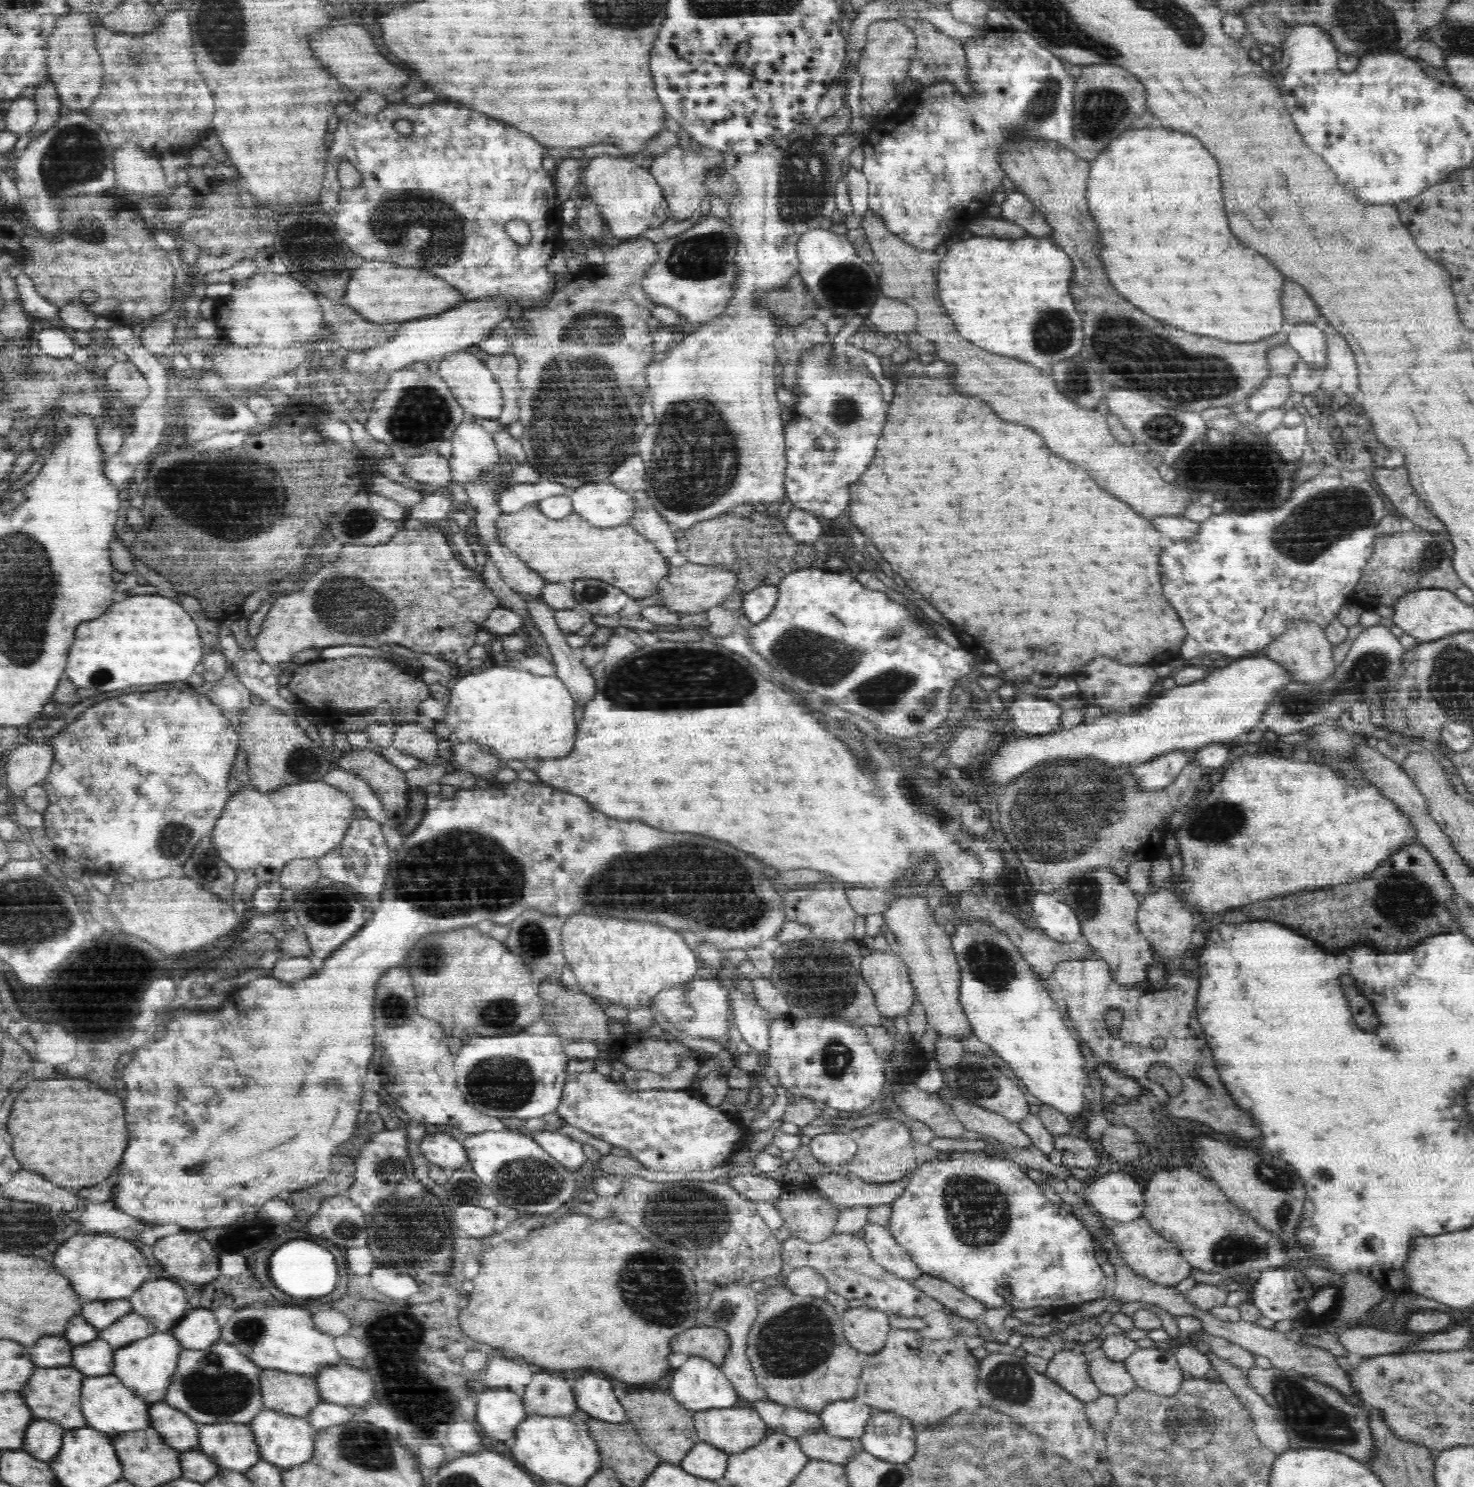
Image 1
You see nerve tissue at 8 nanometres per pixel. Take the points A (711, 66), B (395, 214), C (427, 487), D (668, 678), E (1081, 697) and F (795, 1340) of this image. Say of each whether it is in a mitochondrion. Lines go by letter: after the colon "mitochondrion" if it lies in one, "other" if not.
A: other
B: mitochondrion
C: other
D: mitochondrion
E: other
F: mitochondrion

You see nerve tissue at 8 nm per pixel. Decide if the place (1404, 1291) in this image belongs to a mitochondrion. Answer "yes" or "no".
no

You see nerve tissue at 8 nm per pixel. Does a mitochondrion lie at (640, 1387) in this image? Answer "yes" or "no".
no

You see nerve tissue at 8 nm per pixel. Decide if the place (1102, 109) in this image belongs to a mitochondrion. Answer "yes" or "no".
yes

